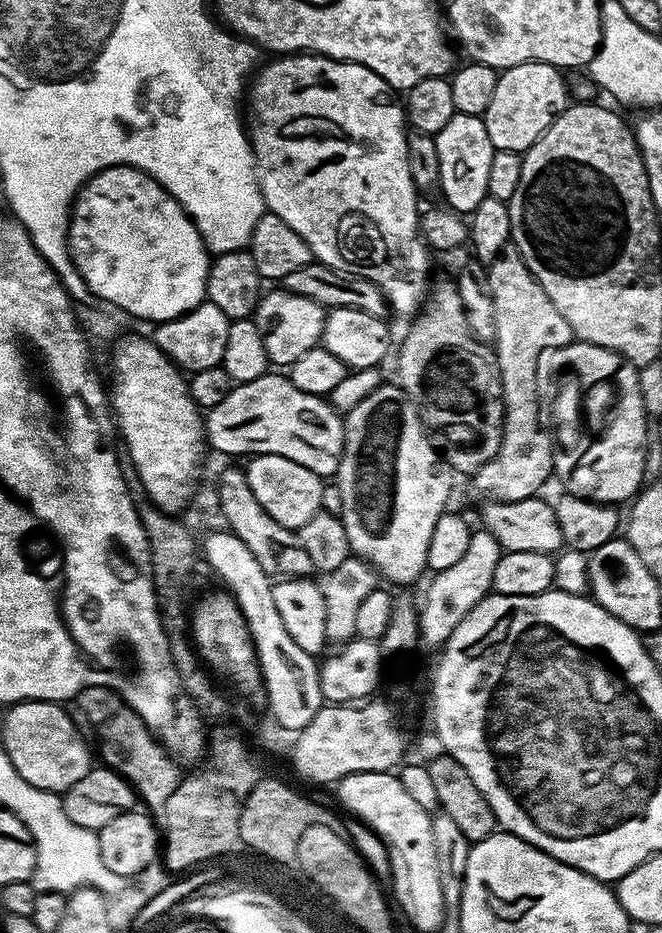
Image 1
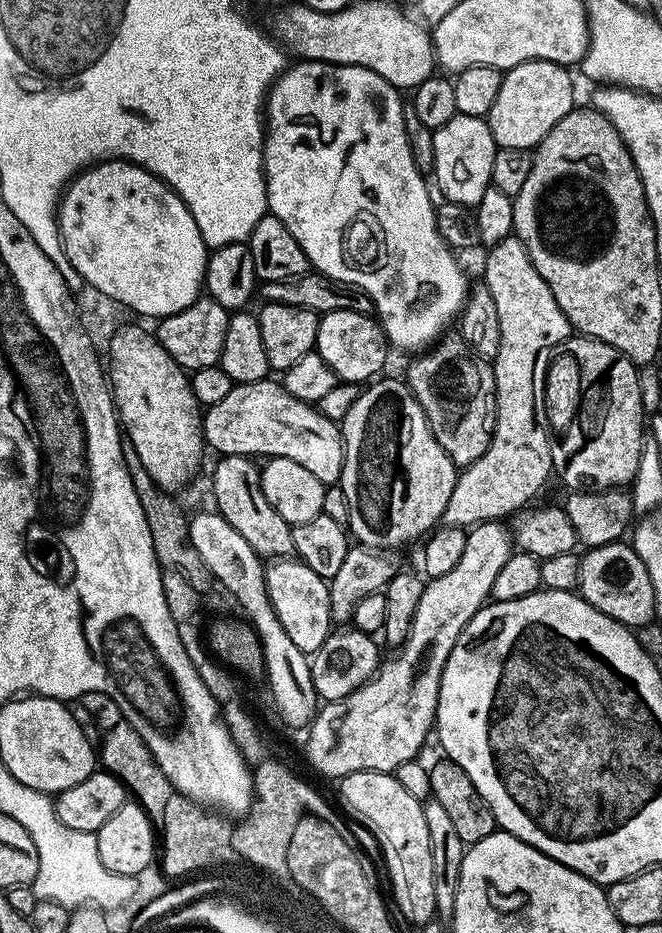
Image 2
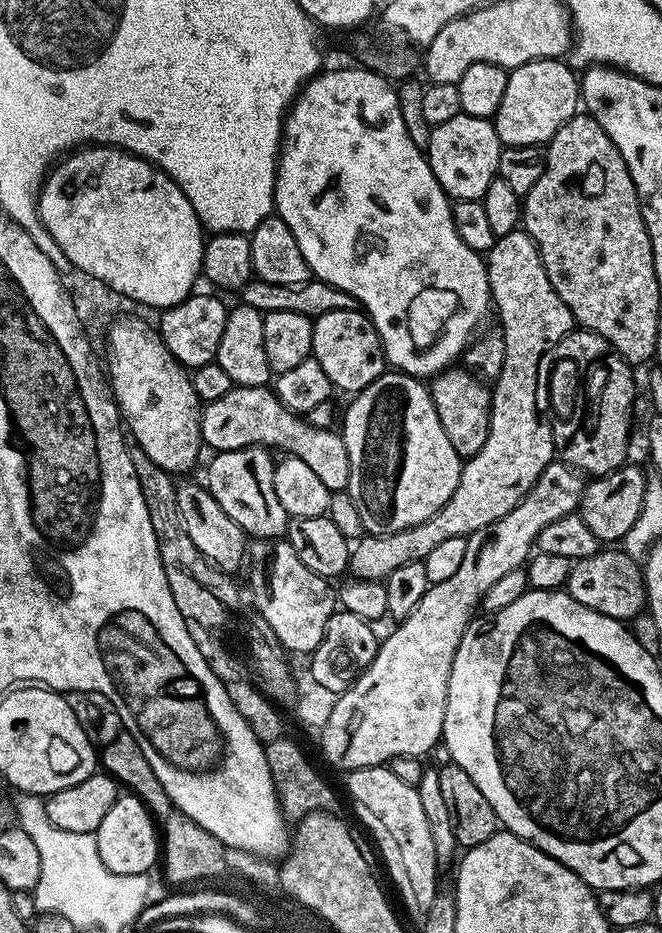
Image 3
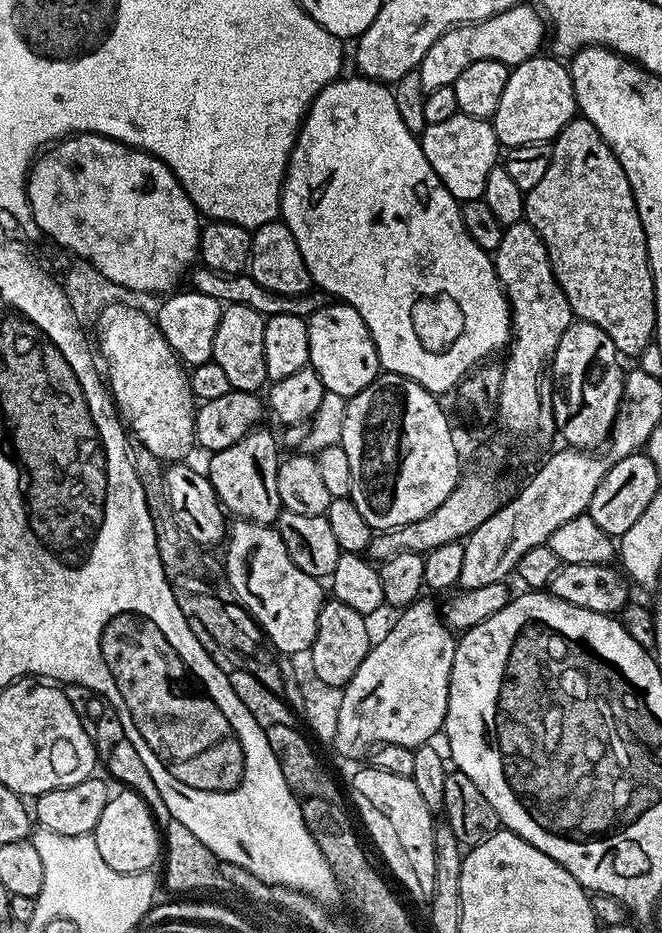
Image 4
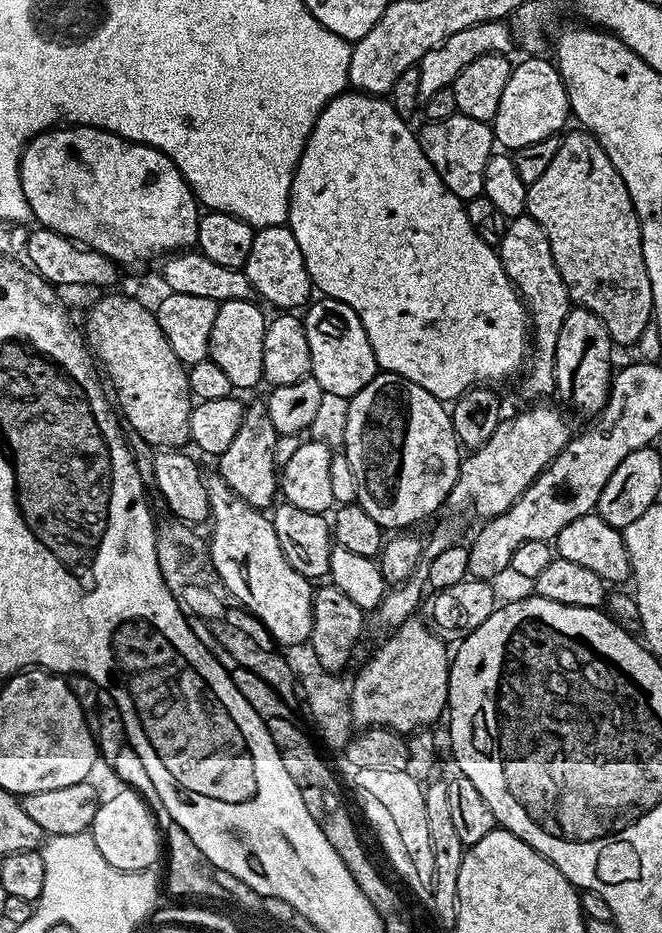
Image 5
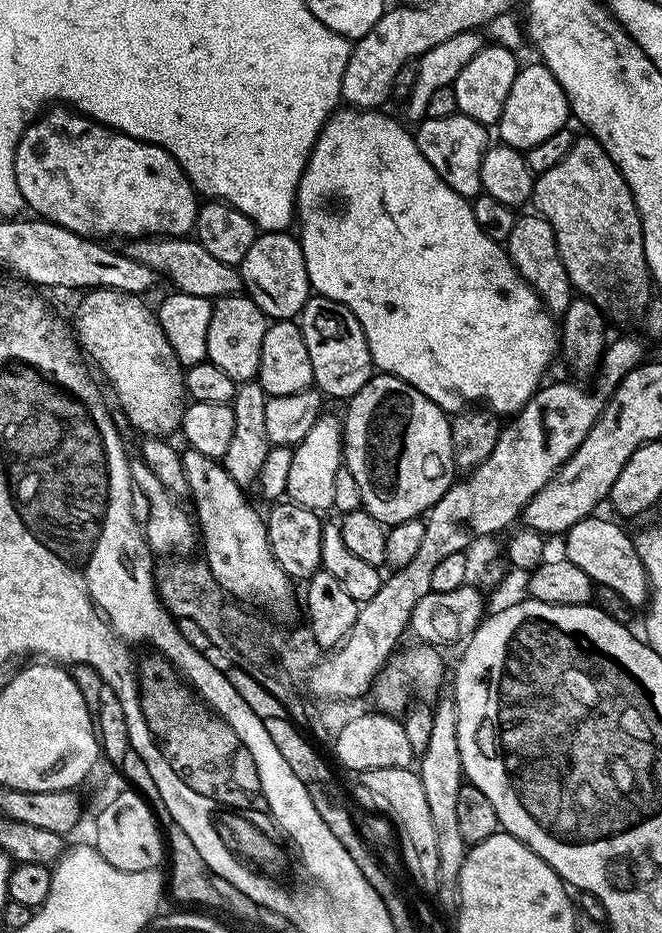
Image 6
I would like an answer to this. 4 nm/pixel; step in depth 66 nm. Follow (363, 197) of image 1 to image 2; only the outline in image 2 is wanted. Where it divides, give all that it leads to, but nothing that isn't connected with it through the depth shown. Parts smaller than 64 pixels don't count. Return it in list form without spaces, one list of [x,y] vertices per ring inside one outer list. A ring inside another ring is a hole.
[[[300,60],[296,65],[285,67],[280,77],[272,84],[266,97],[266,127],[264,130],[264,181],[268,195],[268,212],[277,216],[294,234],[298,246],[306,254],[309,265],[323,276],[334,278],[338,282],[353,284],[360,288],[372,300],[372,307],[378,317],[378,323],[384,329],[388,343],[393,349],[401,348],[404,352],[420,354],[431,349],[453,327],[459,317],[470,291],[470,279],[460,269],[456,261],[457,253],[448,247],[442,234],[436,228],[437,205],[432,204],[432,196],[428,193],[425,173],[418,170],[414,162],[414,154],[410,150],[410,142],[406,138],[404,125],[405,101],[400,101],[401,93],[386,78],[374,74],[374,70],[366,70],[362,66],[349,64],[328,64],[324,60]]]

